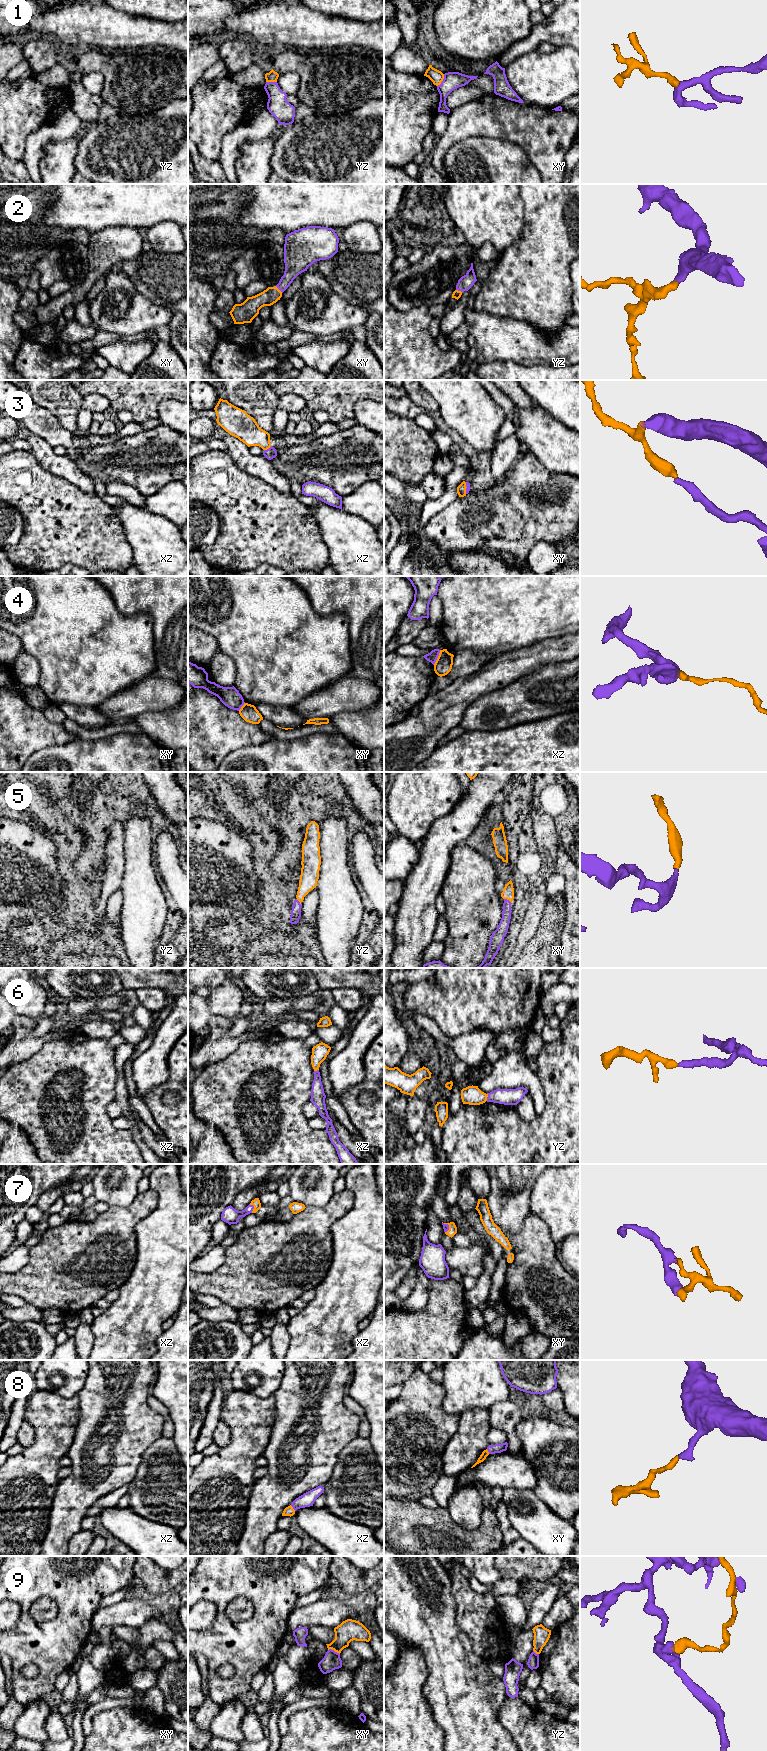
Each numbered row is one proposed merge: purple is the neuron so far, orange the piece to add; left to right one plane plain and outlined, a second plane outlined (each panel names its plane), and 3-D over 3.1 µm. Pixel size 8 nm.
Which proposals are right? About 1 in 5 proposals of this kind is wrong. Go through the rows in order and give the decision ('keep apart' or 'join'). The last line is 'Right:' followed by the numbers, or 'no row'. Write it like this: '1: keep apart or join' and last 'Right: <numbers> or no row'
1: keep apart
2: join
3: join
4: keep apart
5: join
6: join
7: join
8: join
9: keep apart
Right: 2, 3, 5, 6, 7, 8

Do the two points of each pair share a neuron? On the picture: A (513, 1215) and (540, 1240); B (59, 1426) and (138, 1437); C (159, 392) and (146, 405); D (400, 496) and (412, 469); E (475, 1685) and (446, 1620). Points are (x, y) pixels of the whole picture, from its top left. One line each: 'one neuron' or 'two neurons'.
A: two neurons
B: two neurons
C: one neuron
D: two neurons
E: one neuron

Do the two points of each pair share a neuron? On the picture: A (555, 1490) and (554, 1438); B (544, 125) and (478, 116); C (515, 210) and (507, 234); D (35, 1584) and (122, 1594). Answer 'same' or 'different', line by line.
A: same
B: same
C: same
D: different

